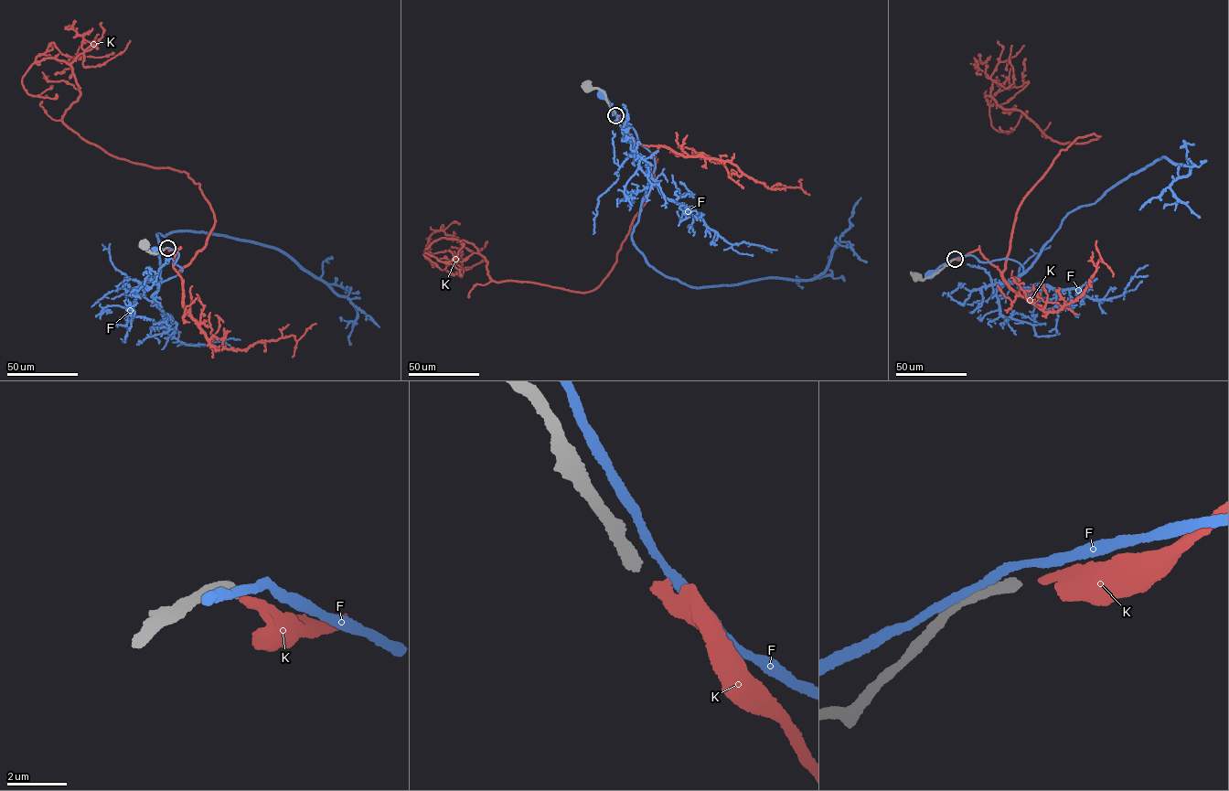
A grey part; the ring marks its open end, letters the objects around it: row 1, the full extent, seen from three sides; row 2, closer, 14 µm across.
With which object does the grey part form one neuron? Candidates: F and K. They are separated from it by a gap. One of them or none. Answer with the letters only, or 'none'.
K

